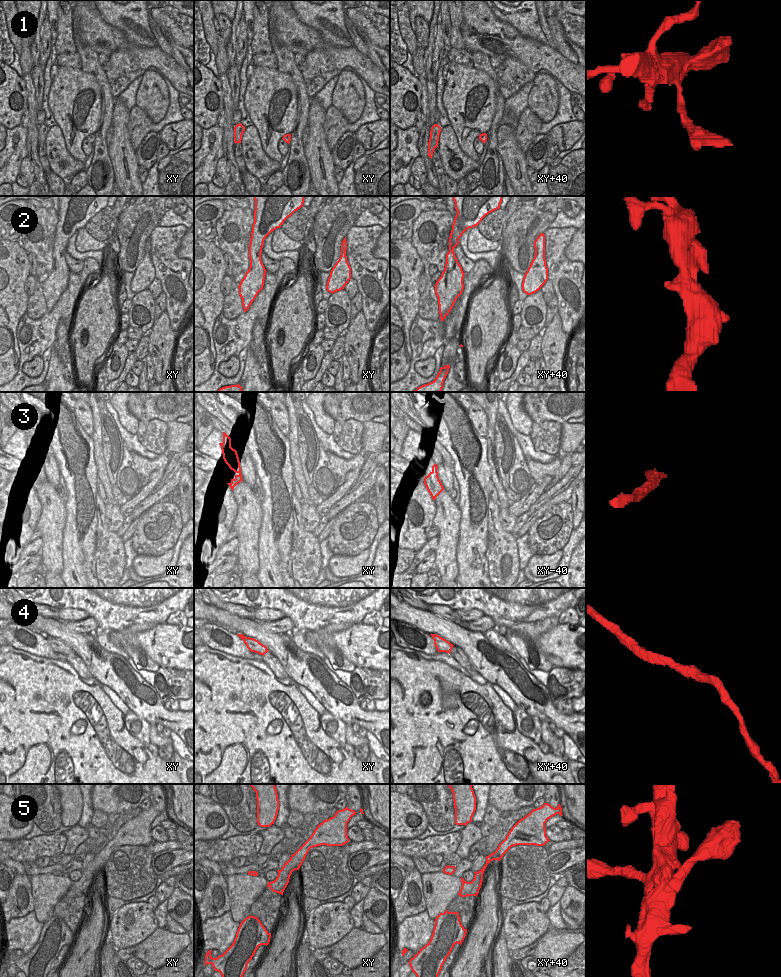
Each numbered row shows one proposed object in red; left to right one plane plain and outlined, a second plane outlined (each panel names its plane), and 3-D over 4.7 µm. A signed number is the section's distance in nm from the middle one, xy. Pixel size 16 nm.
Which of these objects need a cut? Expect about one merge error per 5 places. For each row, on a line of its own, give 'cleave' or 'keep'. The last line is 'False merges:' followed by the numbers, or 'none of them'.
1: cleave
2: keep
3: keep
4: keep
5: cleave
False merges: 1, 5

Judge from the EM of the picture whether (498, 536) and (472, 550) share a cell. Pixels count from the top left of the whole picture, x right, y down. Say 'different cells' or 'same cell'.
different cells

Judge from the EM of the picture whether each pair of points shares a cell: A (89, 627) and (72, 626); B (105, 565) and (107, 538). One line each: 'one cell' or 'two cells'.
A: one cell
B: one cell

